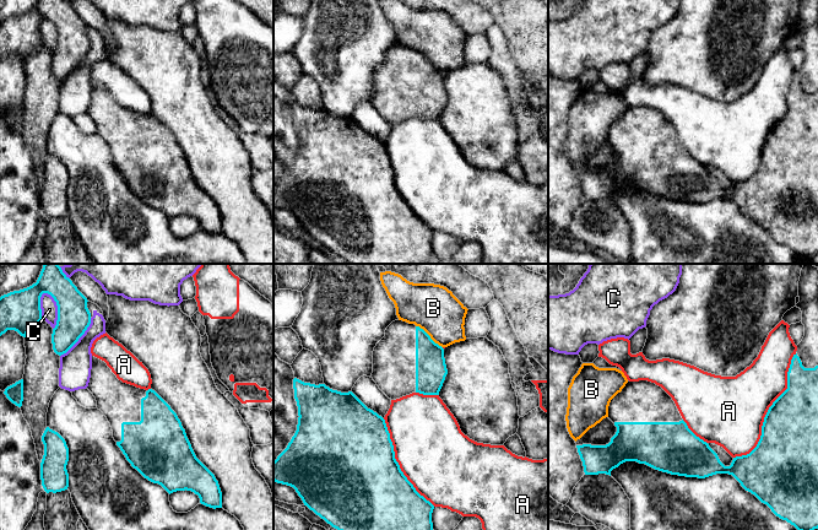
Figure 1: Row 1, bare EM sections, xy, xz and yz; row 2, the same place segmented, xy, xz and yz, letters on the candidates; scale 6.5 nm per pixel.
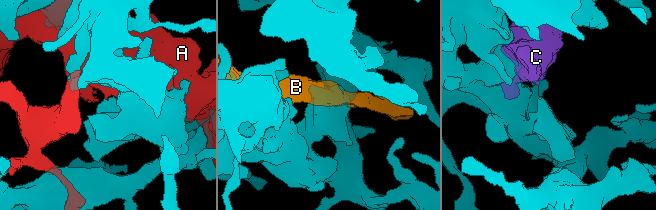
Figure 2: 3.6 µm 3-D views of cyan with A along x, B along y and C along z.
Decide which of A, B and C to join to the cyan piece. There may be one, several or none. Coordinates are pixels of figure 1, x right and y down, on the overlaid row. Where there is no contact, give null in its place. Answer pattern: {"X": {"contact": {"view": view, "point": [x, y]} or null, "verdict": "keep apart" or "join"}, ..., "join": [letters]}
{"A": {"contact": {"view": "yz", "point": [768, 411]}, "verdict": "keep apart"}, "B": {"contact": {"view": "xz", "point": [429, 336]}, "verdict": "keep apart"}, "C": {"contact": {"view": "xy", "point": [58, 309]}, "verdict": "keep apart"}, "join": []}

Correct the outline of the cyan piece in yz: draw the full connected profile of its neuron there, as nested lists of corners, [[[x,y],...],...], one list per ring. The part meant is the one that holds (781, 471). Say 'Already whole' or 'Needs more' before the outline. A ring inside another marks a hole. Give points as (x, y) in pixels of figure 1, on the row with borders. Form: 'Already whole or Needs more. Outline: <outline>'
Needs more. Outline: [[[793,355],[791,359],[791,364],[787,372],[787,389],[773,402],[769,407],[764,422],[762,426],[762,436],[757,444],[757,447],[747,455],[736,456],[733,458],[730,466],[725,466],[717,454],[709,447],[706,442],[697,437],[683,421],[675,401],[672,398],[659,385],[648,380],[639,380],[639,382],[629,382],[618,393],[610,402],[608,406],[608,418],[614,423],[617,427],[616,434],[611,438],[611,442],[606,445],[591,445],[591,444],[583,444],[576,445],[578,453],[583,461],[584,472],[585,475],[598,475],[606,474],[611,476],[611,471],[618,467],[621,464],[625,461],[636,461],[639,464],[645,464],[655,470],[667,472],[671,475],[686,476],[686,477],[698,477],[705,478],[716,474],[728,474],[732,475],[741,486],[754,494],[762,503],[766,504],[771,512],[782,520],[786,520],[791,525],[793,525],[797,530],[814,530],[818,529],[818,366],[814,368],[805,368],[800,357]]]

